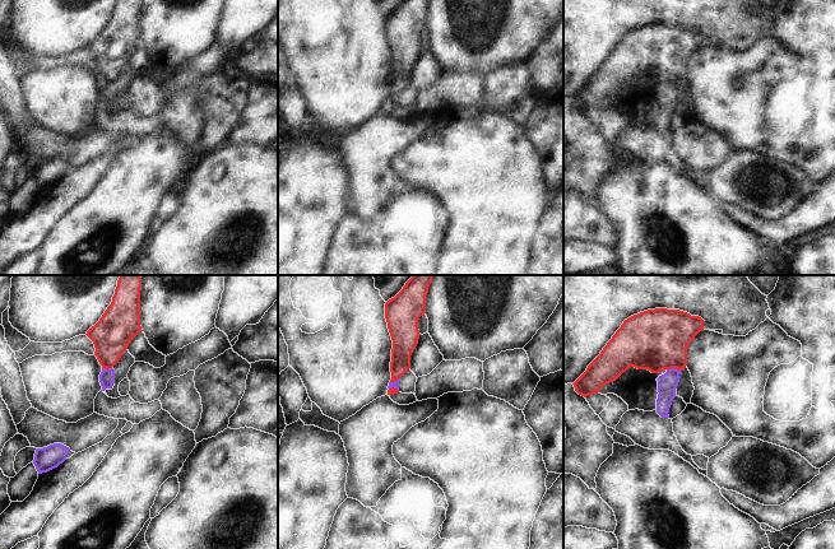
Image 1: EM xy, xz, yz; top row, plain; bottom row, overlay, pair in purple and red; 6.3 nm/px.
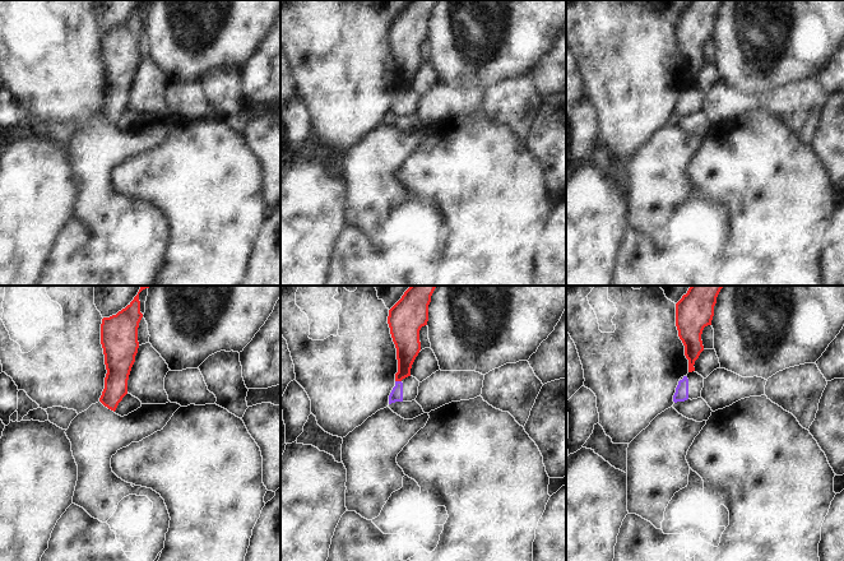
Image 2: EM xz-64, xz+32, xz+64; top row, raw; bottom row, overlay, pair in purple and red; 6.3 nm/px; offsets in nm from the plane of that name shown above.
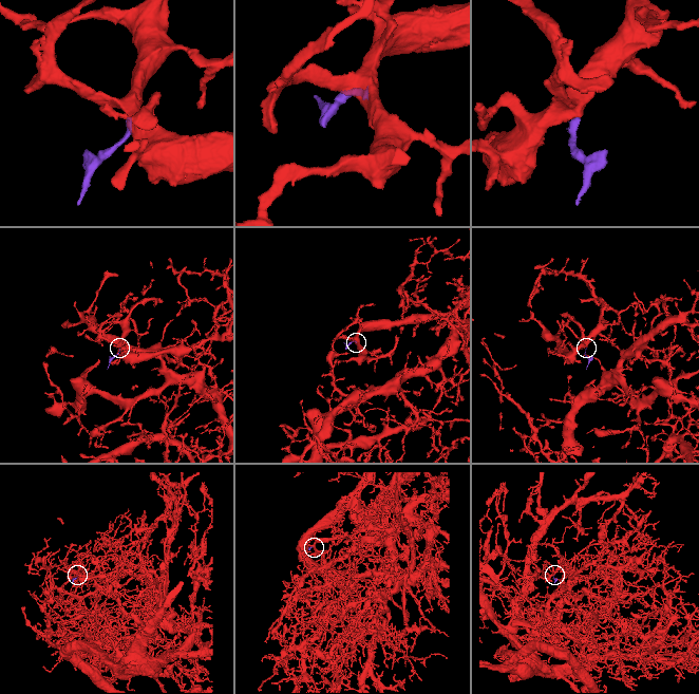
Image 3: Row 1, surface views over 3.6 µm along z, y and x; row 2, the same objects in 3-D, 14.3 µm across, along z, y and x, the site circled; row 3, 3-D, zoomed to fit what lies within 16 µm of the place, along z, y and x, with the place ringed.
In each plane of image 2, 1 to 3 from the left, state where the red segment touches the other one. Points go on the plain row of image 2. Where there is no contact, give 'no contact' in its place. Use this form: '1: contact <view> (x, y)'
1: no contact
2: contact xz+32 (398, 96)
3: no contact

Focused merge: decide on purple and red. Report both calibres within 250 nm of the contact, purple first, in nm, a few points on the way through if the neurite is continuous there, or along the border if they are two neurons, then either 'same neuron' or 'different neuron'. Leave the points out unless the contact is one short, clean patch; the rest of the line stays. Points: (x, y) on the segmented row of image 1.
130/380 nm | along yz (680, 370), (671, 368), (667, 371) | different neuron

